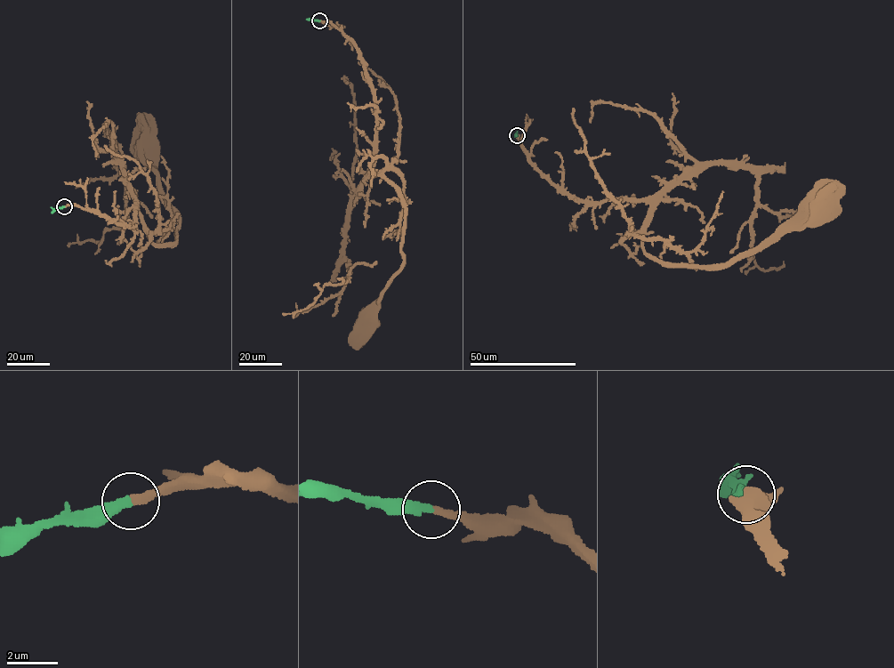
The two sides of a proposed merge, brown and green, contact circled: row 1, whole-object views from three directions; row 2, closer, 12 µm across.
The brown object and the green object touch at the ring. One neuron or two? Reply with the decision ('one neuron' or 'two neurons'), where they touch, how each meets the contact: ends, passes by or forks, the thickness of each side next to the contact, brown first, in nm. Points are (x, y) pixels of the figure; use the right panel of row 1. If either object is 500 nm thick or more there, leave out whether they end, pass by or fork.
one neuron; at (517, 135); brown ends there; green ends there; 260 nm thick on the brown side, 340 nm on the other

